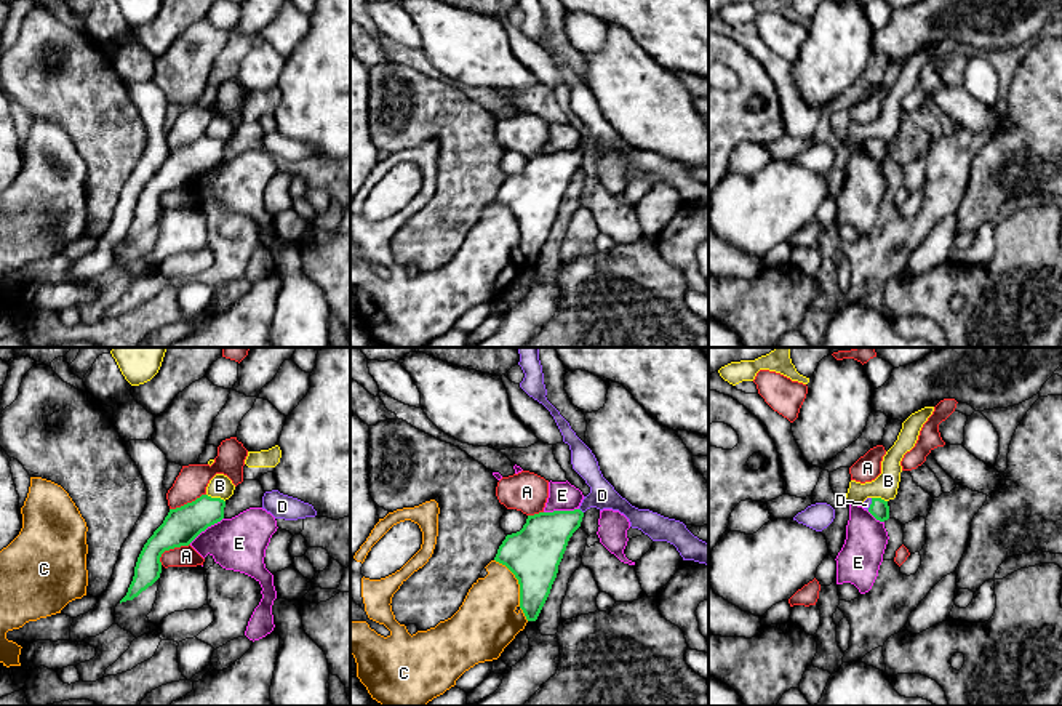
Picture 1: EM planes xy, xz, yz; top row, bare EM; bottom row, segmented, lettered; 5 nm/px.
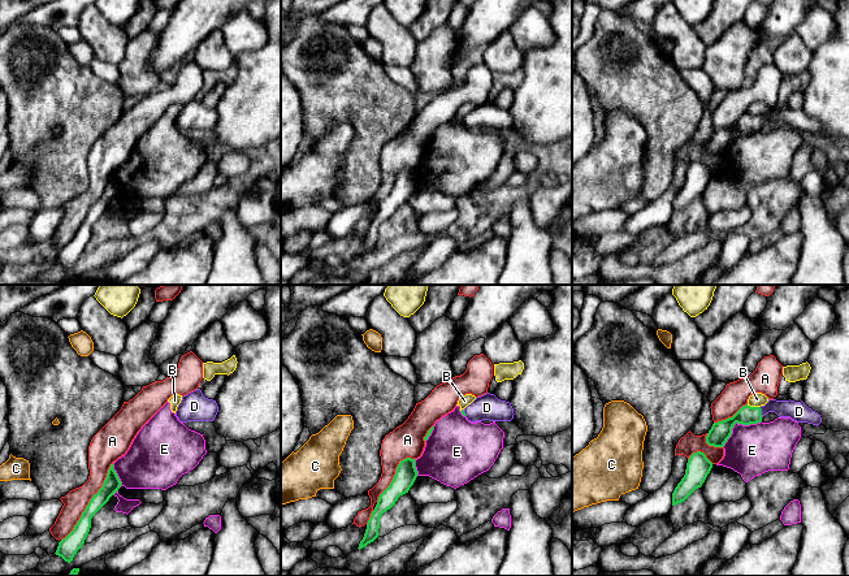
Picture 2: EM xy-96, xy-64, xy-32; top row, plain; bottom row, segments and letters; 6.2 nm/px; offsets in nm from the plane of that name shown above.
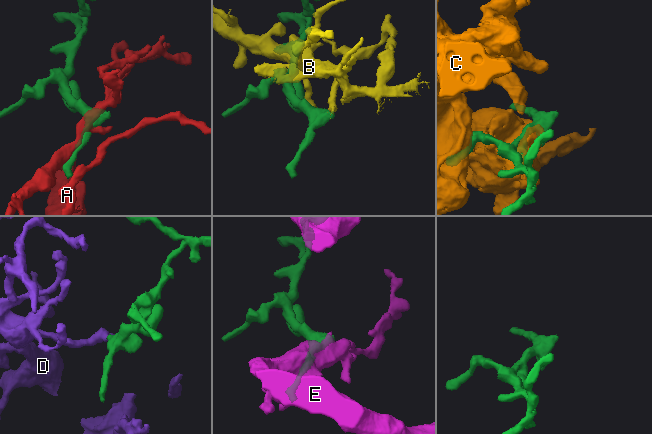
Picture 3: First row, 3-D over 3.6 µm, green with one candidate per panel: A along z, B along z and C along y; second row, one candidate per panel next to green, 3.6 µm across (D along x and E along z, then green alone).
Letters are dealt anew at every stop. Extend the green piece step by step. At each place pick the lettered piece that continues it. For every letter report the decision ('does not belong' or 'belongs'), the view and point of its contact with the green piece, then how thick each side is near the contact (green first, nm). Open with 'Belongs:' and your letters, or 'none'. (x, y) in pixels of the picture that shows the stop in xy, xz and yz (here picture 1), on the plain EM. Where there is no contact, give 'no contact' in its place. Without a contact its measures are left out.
Belongs: D
A: does not belong | xy (170, 189) | 180/110 nm
B: does not belong | xy (216, 140) | 180/110 nm
C: does not belong | xz (520, 229) | 280/300 nm
D: belongs | xz (581, 152) | 240/130 nm
E: does not belong | xz (560, 152) | 280/140 nm

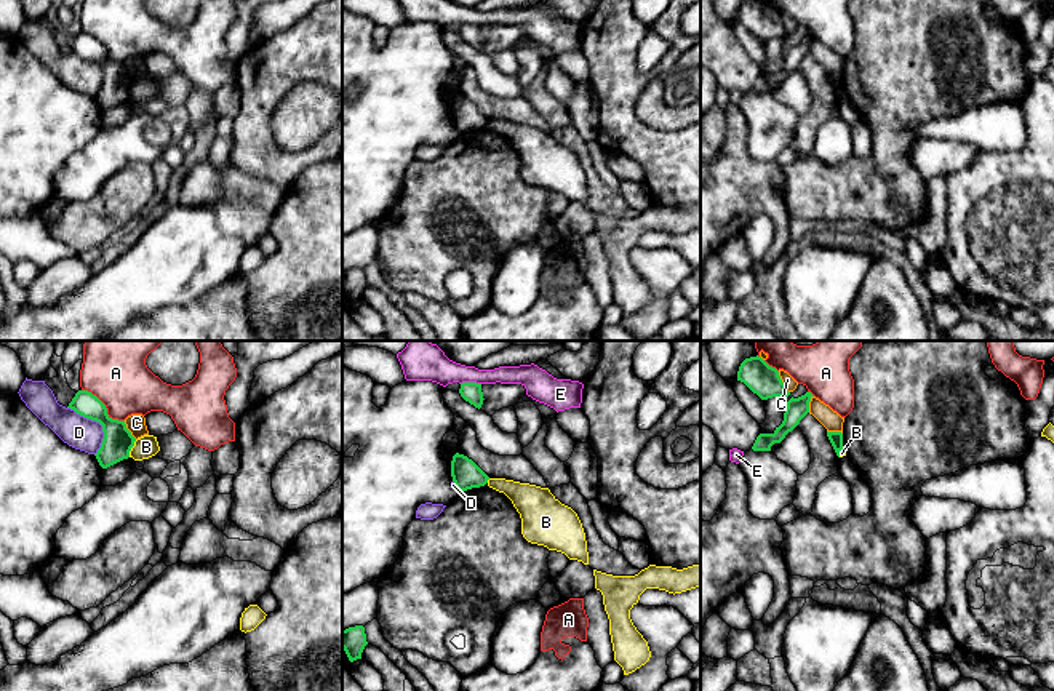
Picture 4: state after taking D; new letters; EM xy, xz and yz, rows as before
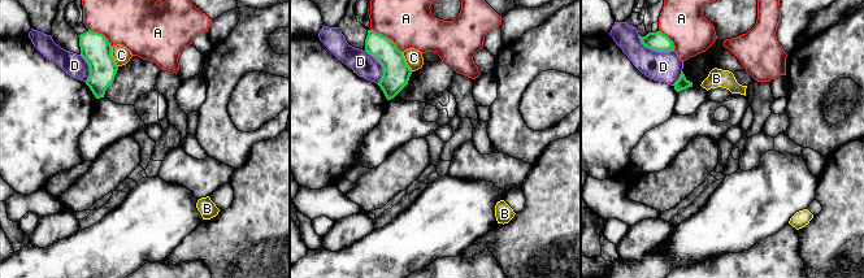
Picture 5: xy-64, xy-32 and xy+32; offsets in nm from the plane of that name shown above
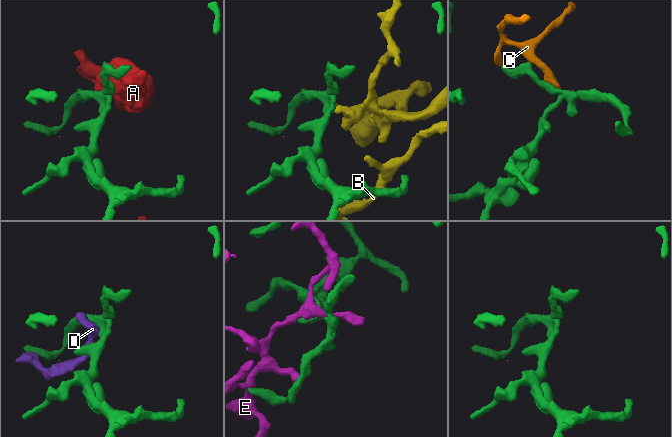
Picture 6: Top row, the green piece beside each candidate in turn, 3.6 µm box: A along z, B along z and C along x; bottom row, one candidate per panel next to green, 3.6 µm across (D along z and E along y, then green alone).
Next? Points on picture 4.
Belongs: none
A: does not belong | xy (104, 48) | 150/280 nm
B: does not belong | xy (131, 88) | 150/120 nm
C: does not belong | yz (782, 24) | 160/60 nm
D: does not belong | xy (99, 64) | 150/160 nm
E: does not belong | xz (471, 24) | 100/140 nm

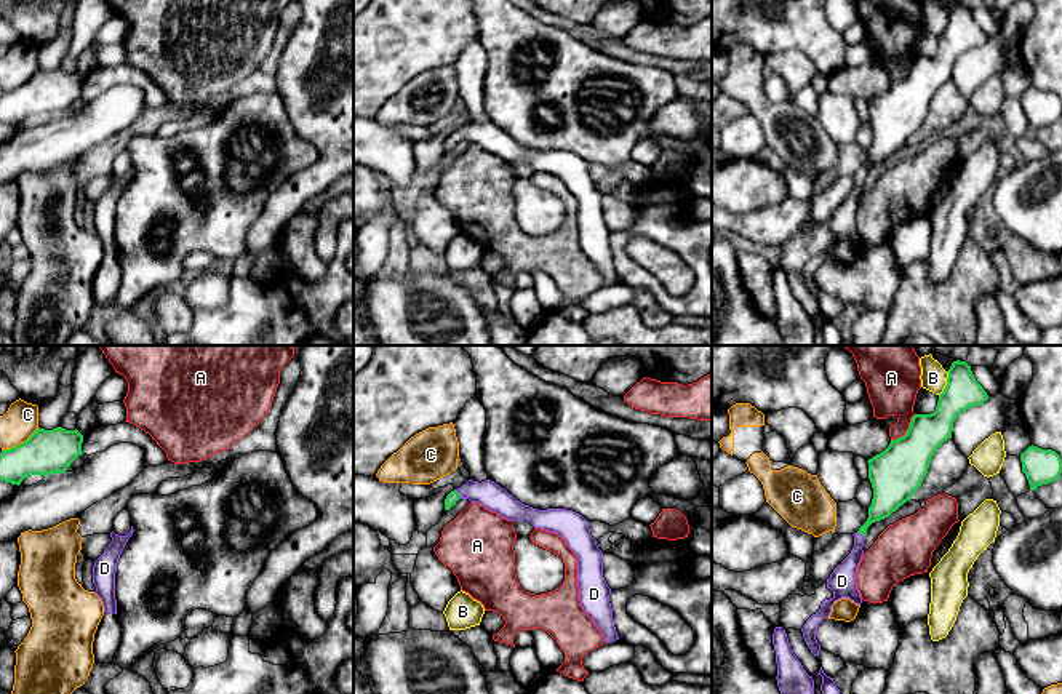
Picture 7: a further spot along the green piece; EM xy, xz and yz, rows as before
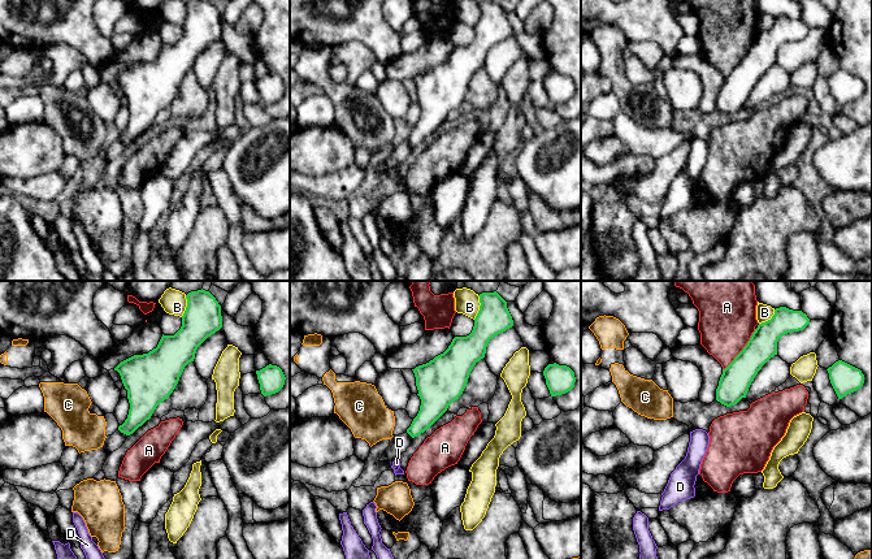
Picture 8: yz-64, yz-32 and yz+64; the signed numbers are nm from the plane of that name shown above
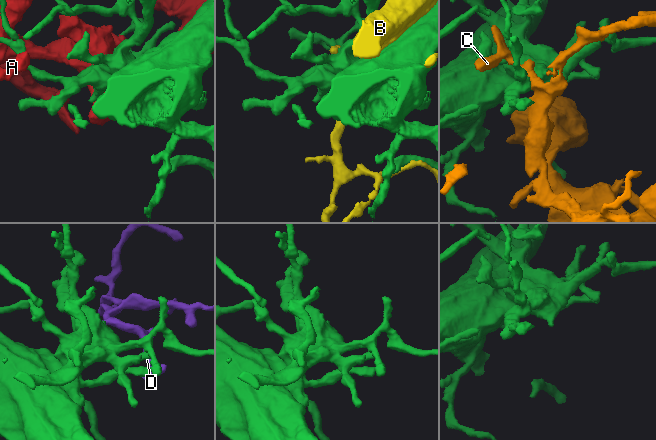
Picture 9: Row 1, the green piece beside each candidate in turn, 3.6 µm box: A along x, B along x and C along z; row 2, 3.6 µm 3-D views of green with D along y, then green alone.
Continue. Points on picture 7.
Belongs: D
A: does not belong | yz (907, 72) | 260/260 nm
B: does not belong | yz (947, 26) | 180/130 nm
C: does not belong | xy (21, 85) | 220/170 nm
D: belongs | xz (458, 136) | 60/140 nm

